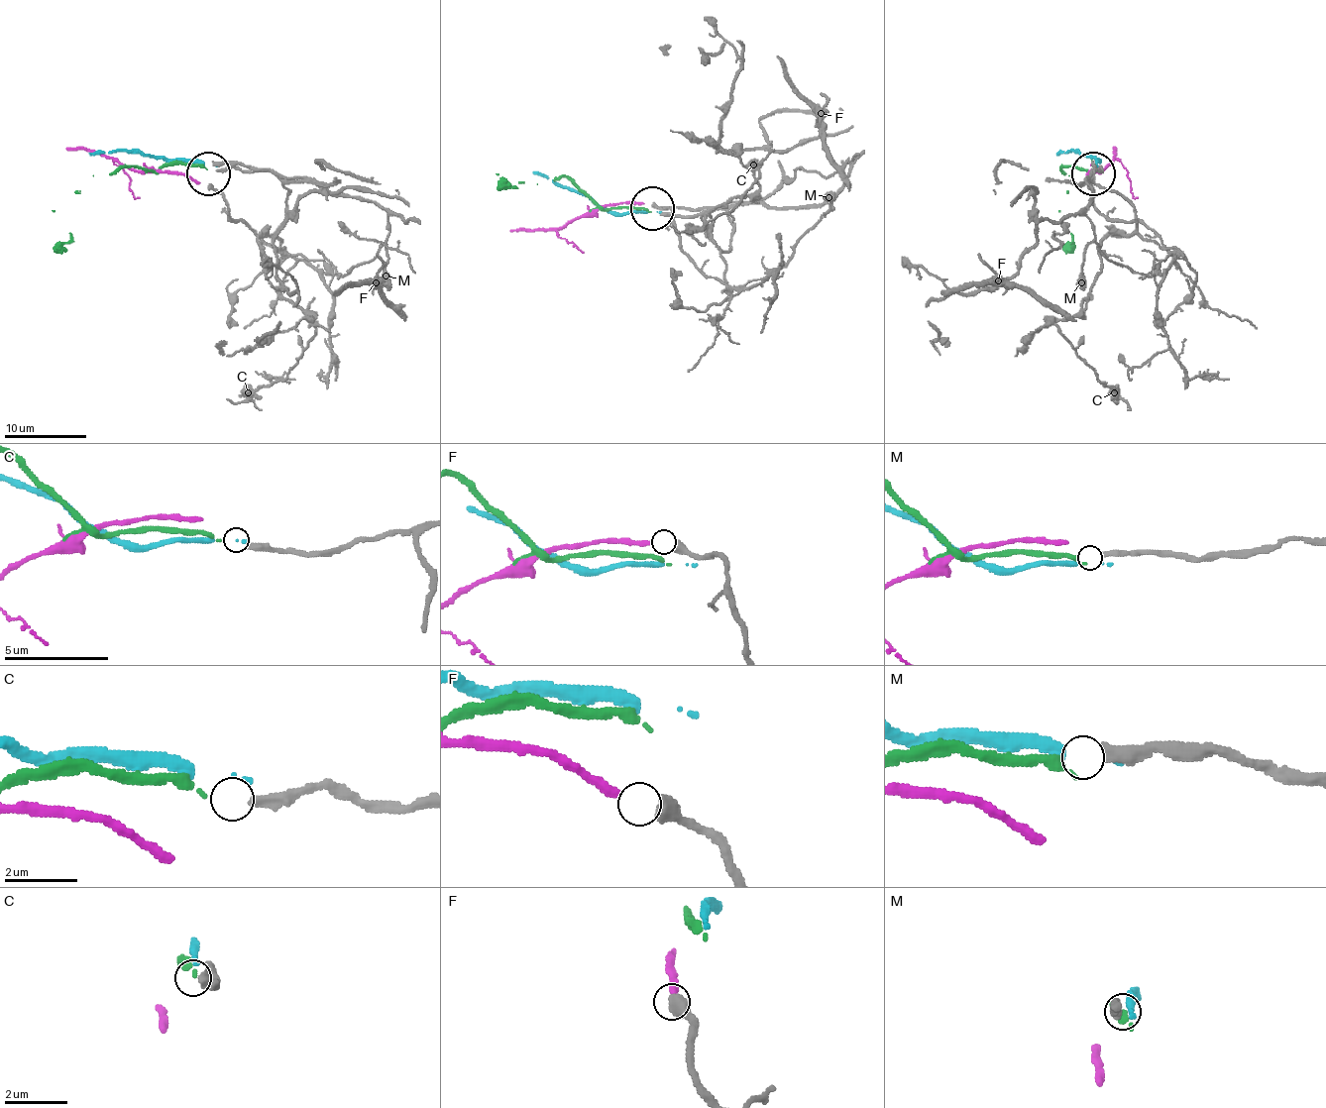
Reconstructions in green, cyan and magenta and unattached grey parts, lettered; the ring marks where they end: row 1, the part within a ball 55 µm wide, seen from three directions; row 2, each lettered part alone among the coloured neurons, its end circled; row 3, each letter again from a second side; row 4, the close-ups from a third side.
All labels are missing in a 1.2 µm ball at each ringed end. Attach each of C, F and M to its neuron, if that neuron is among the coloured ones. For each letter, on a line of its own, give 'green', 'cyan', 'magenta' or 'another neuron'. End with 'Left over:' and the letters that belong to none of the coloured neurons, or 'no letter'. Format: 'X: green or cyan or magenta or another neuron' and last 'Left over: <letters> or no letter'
C: green
F: magenta
M: another neuron
Left over: M

